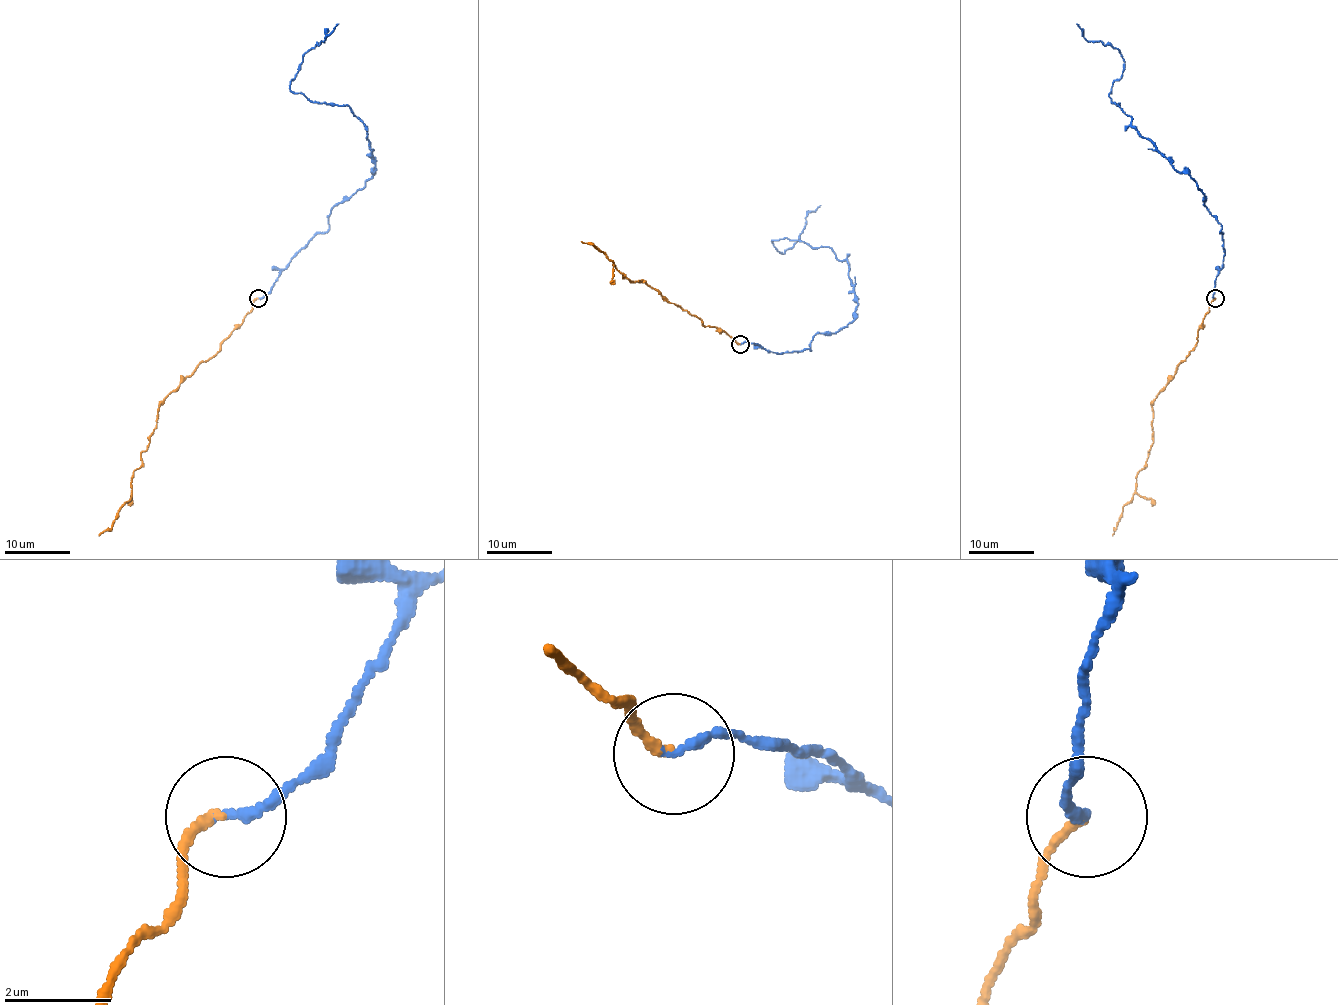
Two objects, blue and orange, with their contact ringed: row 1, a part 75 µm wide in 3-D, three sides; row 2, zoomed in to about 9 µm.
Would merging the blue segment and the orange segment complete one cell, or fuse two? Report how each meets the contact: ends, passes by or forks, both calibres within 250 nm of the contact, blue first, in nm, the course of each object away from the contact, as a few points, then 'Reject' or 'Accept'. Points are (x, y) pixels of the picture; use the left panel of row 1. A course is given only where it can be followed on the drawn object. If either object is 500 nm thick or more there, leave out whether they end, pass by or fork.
At the ring blue ends. At the ring orange ends. Thickness 170 nm (blue) against 160 nm. Course of blue: (257, 299), (372, 175), (364, 124), (348, 106), (290, 90), (302, 58), (338, 24). Course of orange: (257, 299), (221, 348), (158, 408), (157, 427), (132, 475), (130, 498), (99, 536). Accept

